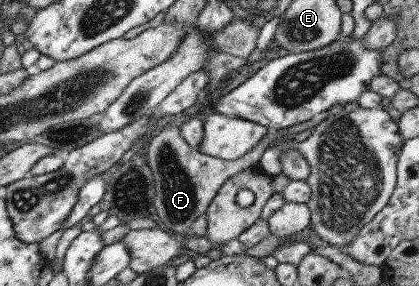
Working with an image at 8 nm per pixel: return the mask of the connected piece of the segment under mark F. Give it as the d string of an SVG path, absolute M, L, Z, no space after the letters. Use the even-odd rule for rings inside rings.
M179 127L162 128L152 137L146 145L146 161L155 185L153 206L155 207L158 221L165 227L164 231L170 234L190 233L190 225L194 219L198 219L207 210L218 188L232 174L254 167L258 164L262 152L279 137L277 132L268 130L262 139L243 153L238 159L224 161L201 154L198 150L190 147L180 136Z

